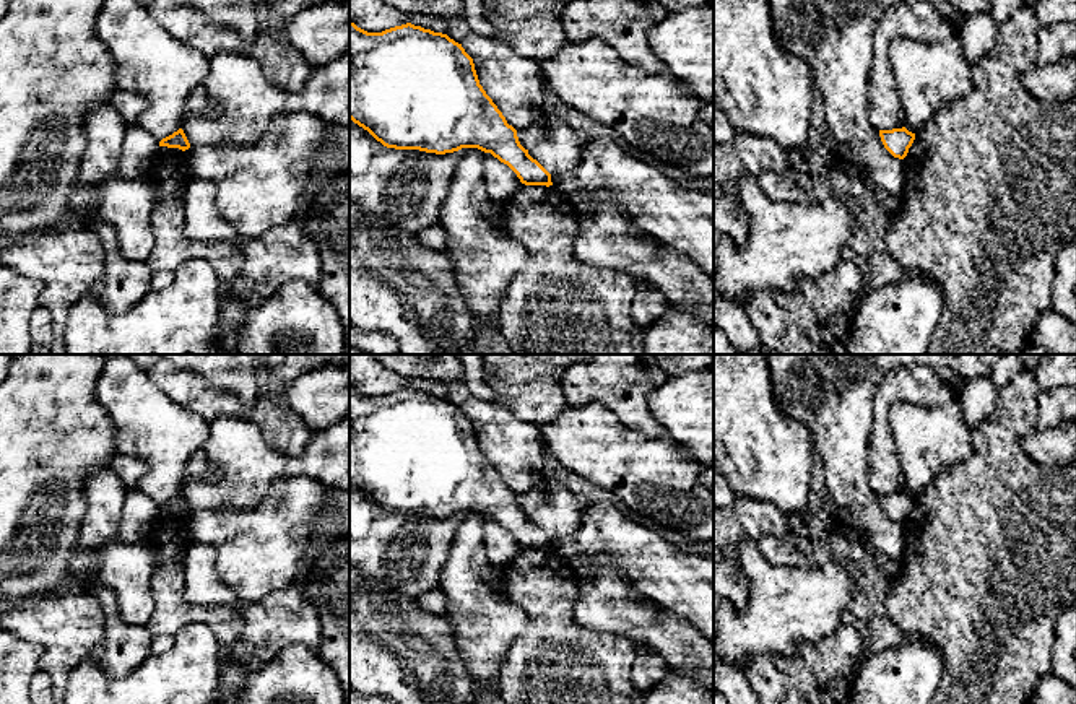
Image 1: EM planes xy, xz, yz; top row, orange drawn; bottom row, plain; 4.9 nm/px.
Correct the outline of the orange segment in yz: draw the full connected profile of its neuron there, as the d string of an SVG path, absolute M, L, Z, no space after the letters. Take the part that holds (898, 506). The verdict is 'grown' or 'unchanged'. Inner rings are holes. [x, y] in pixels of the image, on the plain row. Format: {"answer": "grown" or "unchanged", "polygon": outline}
{"answer": "unchanged", "polygon": "M905 491L892 494L879 494L881 506L884 512L899 524L904 524L915 504L915 498L909 496Z"}

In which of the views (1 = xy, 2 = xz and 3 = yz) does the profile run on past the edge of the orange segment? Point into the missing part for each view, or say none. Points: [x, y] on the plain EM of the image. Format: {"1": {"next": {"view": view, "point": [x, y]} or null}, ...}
{"1": {"next": null}, "2": {"next": null}, "3": {"next": null}}

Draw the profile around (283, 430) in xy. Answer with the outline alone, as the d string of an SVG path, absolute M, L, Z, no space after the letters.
M163 356L146 372L163 393L184 408L200 413L206 423L219 415L254 419L267 444L288 455L297 455L307 445L310 431L286 403L260 398L250 408L242 406L234 395L208 385L200 376Z

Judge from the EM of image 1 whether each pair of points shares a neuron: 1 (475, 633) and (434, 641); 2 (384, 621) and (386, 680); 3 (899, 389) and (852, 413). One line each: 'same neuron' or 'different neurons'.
1: different neurons
2: same neuron
3: different neurons

